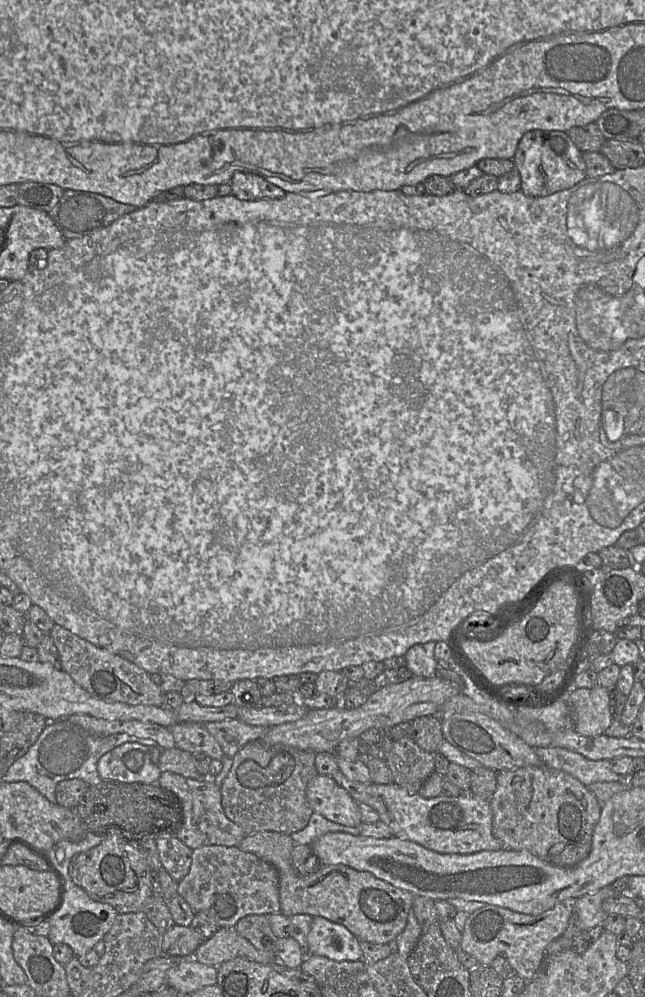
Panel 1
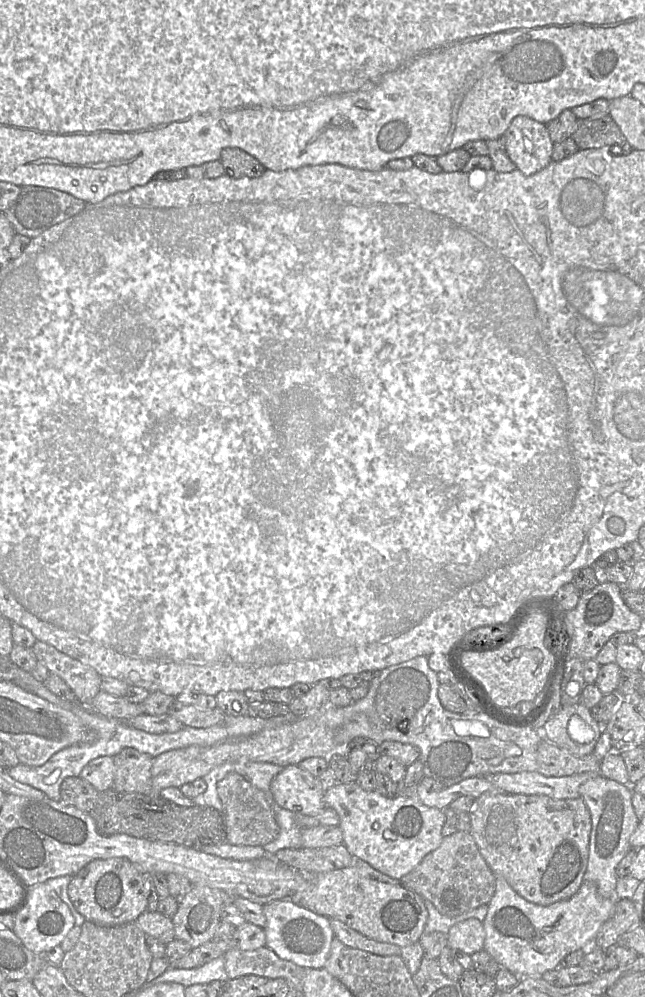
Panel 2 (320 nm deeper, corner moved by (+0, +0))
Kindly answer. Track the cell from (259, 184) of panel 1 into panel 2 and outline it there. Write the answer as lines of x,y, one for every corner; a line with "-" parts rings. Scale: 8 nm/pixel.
239,147
225,148
219,160
225,168
224,176
255,178
265,172
265,167
253,155

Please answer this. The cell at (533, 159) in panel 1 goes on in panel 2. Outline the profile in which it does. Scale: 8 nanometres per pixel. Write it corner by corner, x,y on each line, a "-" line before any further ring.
516,116
503,135
506,151
516,169
531,176
552,160
554,143
545,123
529,116

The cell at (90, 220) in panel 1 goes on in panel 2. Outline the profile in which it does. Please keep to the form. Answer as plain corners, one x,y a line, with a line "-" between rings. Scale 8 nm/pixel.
23,186
17,200
4,213
16,234
32,239
51,227
78,215
87,207
84,200
54,188

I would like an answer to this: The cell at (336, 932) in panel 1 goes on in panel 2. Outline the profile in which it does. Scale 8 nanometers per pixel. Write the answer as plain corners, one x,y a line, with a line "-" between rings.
290,899
278,900
263,905
266,924
266,947
284,960
303,968
324,968
335,938
330,919
295,904

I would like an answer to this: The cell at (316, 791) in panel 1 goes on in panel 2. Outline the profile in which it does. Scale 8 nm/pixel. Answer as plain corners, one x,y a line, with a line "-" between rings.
298,765
282,768
271,781
270,792
278,806
295,815
314,816
326,809
320,780

